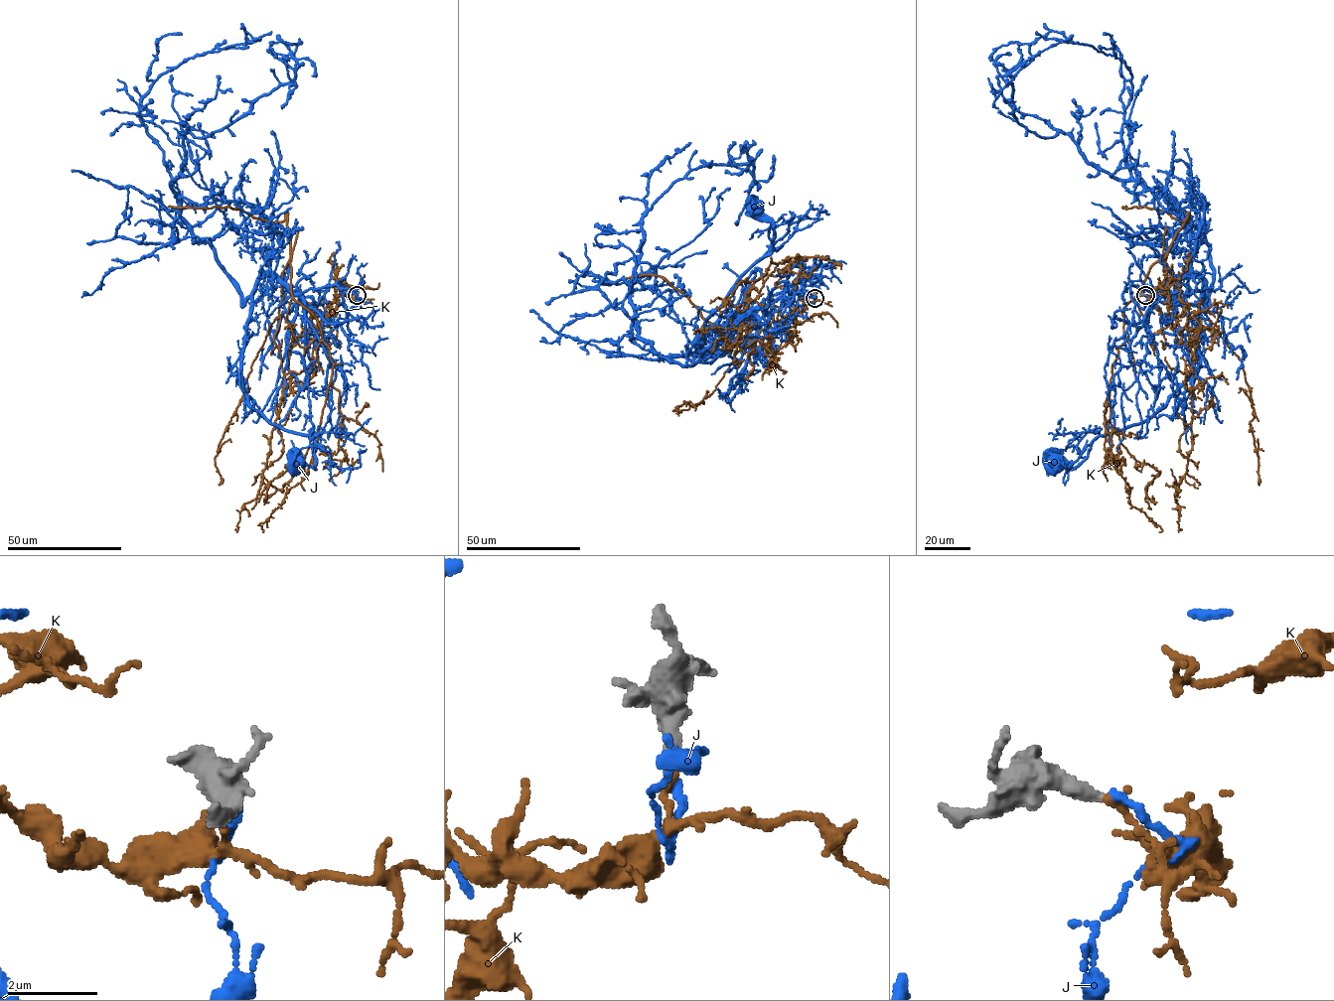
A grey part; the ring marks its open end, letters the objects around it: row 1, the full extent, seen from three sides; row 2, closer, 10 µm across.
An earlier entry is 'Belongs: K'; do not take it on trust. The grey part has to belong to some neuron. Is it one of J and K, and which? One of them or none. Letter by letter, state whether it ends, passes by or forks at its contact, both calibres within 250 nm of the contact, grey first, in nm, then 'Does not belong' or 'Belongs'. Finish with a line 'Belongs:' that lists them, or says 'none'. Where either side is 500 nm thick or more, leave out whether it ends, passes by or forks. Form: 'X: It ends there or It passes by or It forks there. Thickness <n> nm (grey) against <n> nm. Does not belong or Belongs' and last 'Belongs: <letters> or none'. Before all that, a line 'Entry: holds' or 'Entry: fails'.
Entry: fails
J: It ends there. Thickness 320 nm (grey) against 190 nm. Belongs
K: It ends there. Thickness 320 nm (grey) against 130 nm. Does not belong
Belongs: J

